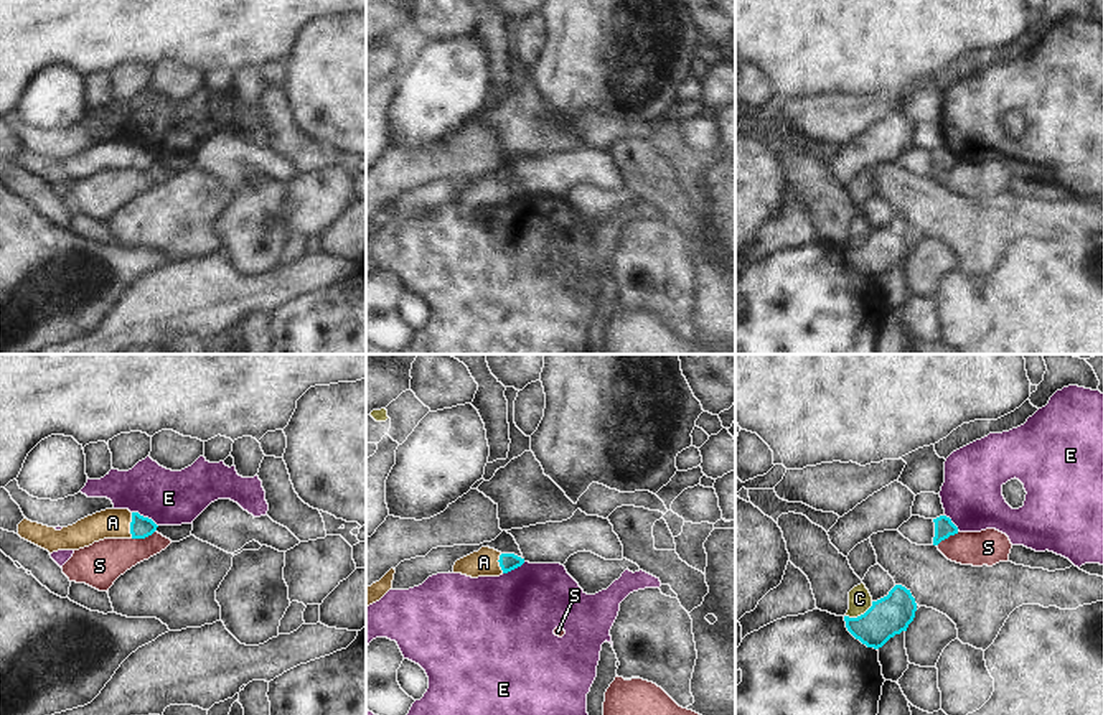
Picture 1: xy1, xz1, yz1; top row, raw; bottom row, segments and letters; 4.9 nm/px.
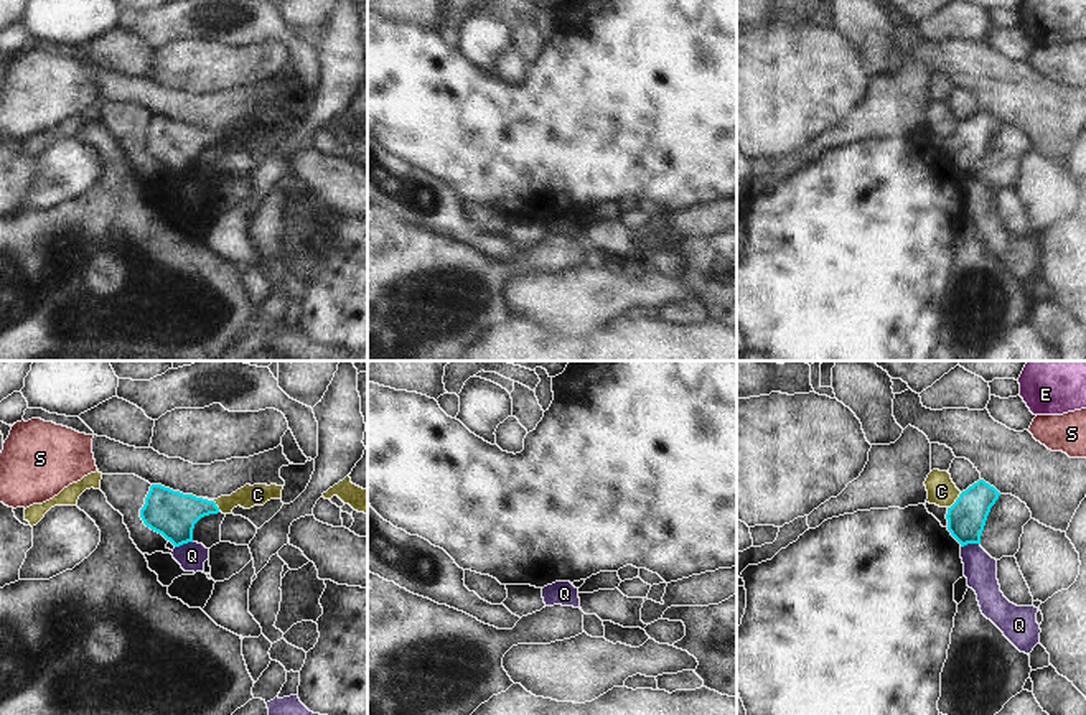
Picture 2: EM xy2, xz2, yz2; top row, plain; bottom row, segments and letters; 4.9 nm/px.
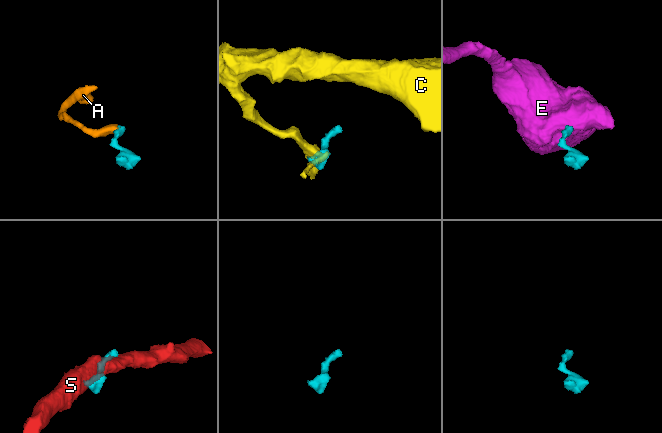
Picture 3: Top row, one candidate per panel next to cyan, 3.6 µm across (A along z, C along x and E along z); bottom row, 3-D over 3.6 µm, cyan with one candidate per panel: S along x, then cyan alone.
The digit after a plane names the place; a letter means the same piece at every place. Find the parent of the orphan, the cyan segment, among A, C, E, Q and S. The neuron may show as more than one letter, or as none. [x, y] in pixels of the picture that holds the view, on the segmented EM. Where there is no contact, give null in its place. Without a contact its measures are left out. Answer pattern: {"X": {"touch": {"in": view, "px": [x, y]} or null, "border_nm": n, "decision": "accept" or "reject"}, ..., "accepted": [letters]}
{"A": {"touch": {"in": "xy1", "px": [131, 526]}, "border_nm": 130, "decision": "accept"}, "C": {"touch": {"in": "yz1", "px": [861, 615]}, "border_nm": 150, "decision": "reject"}, "E": {"touch": {"in": "xy1", "px": [145, 518]}, "border_nm": 150, "decision": "reject"}, "Q": {"touch": {"in": "yz2", "px": [969, 542]}, "border_nm": 100, "decision": "reject"}, "S": {"touch": {"in": "yz1", "px": [947, 537]}, "border_nm": 130, "decision": "reject"}, "accepted": ["A"]}

